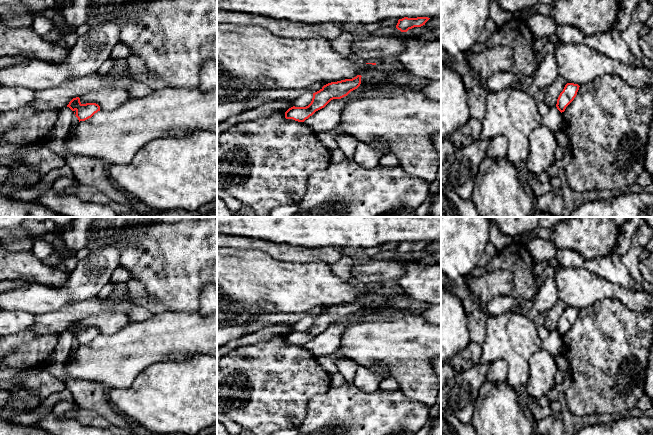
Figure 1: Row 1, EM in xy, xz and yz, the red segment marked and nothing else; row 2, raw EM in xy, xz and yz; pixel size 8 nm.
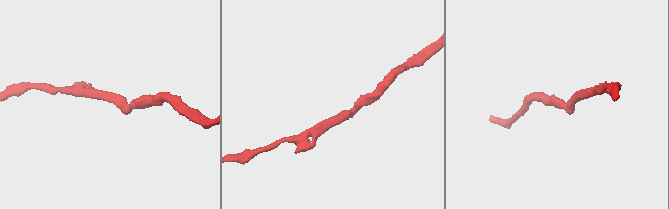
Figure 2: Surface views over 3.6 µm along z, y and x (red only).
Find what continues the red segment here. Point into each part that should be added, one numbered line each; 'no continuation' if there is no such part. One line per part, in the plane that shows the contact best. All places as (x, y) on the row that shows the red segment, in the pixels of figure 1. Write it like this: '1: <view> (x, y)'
no continuation

